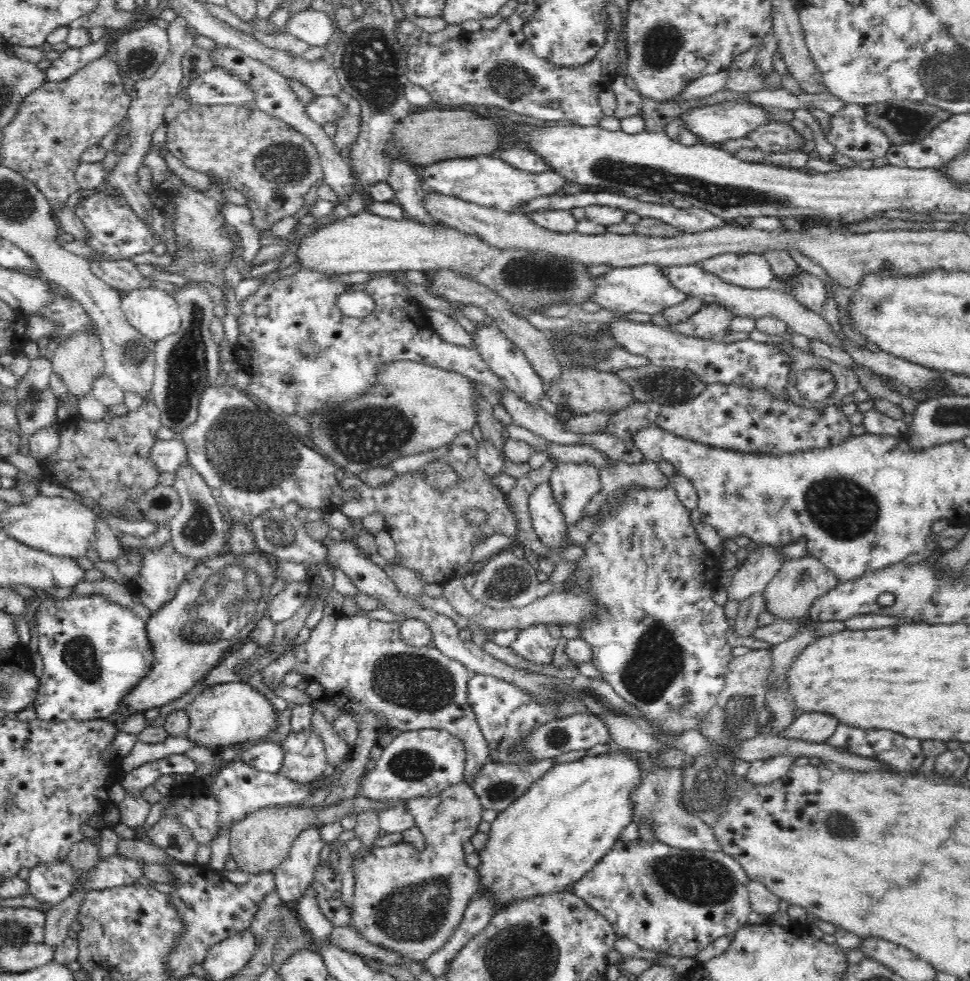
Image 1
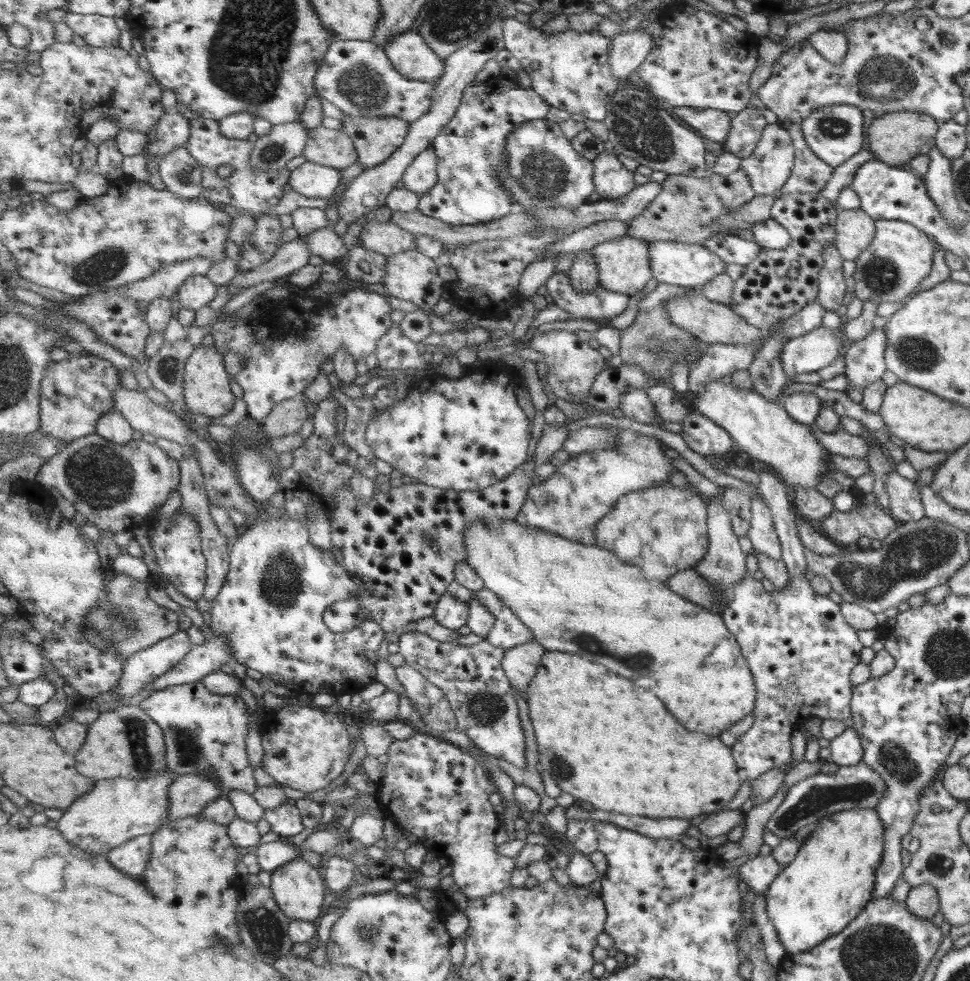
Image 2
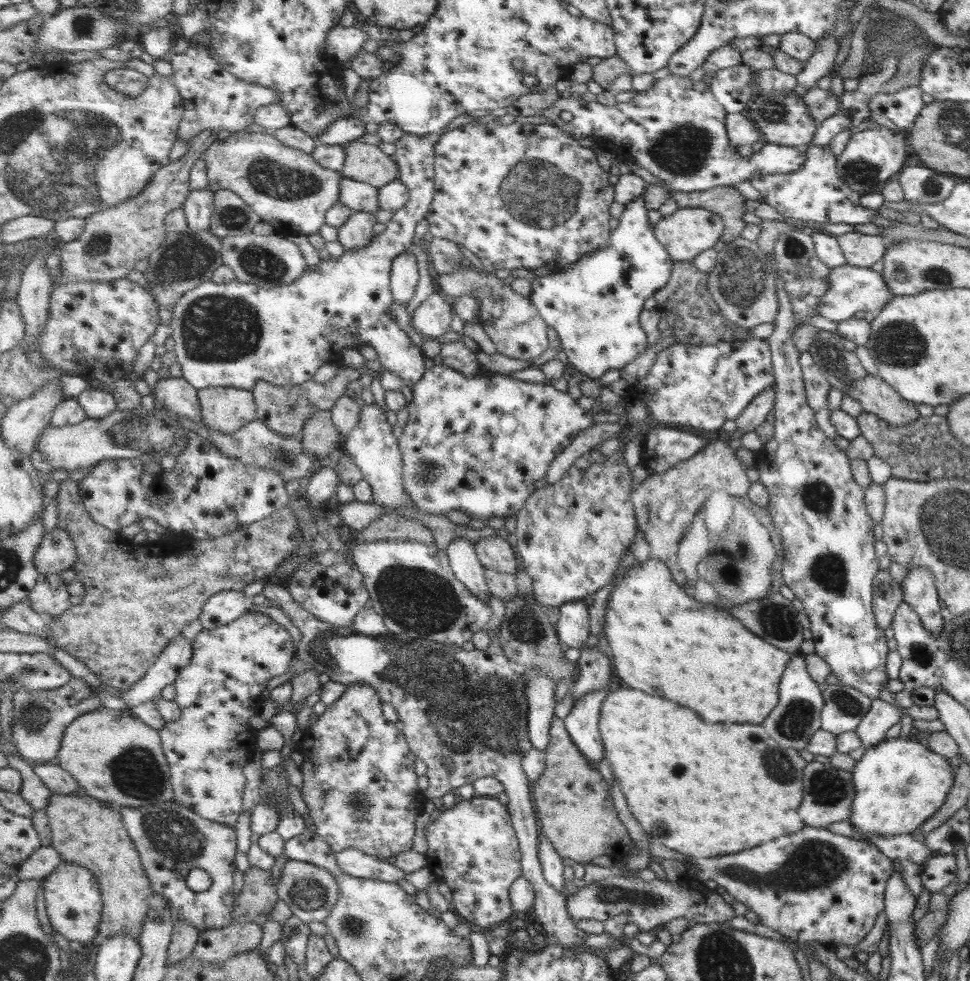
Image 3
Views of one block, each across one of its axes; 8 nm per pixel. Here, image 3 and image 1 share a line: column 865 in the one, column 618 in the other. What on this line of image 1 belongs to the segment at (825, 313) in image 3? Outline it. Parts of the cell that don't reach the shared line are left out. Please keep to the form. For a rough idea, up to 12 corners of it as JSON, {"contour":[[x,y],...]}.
{"contour":[[655,264],[596,278],[594,300],[618,312],[658,314],[686,295]]}

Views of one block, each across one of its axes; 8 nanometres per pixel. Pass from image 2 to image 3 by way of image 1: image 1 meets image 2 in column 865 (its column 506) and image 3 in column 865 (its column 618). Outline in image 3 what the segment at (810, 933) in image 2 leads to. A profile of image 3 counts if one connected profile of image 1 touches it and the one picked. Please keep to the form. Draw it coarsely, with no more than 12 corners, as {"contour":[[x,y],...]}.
{"contour":[[900,737],[866,747],[847,821],[911,834],[943,804],[945,757]]}

